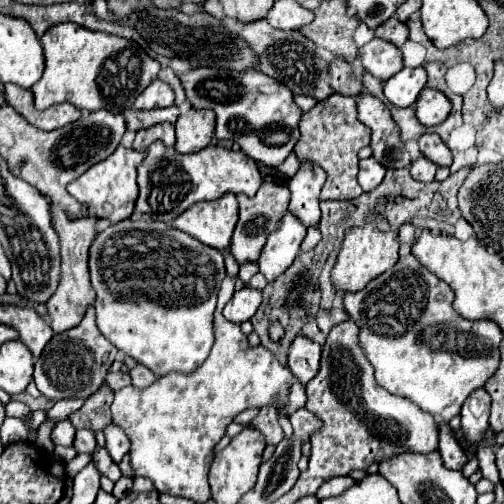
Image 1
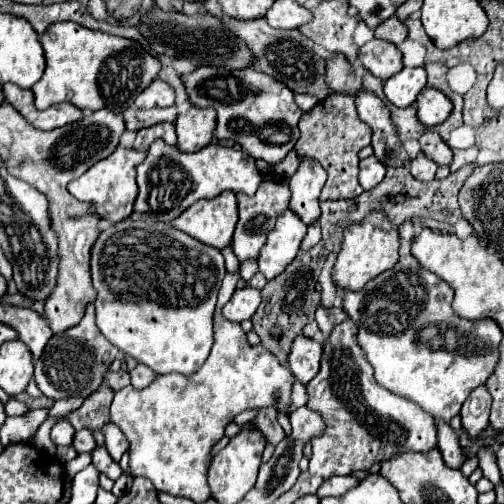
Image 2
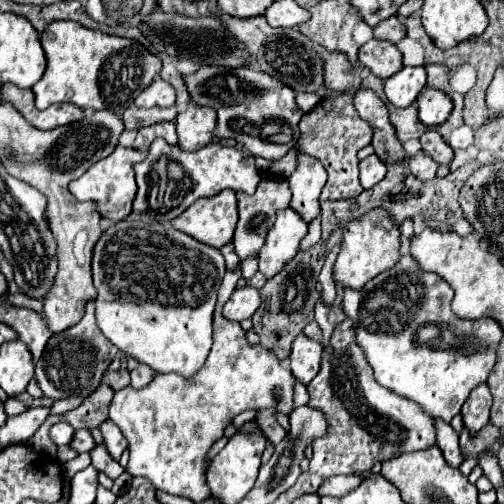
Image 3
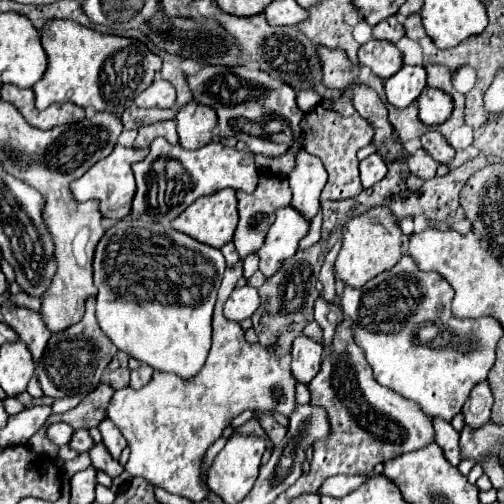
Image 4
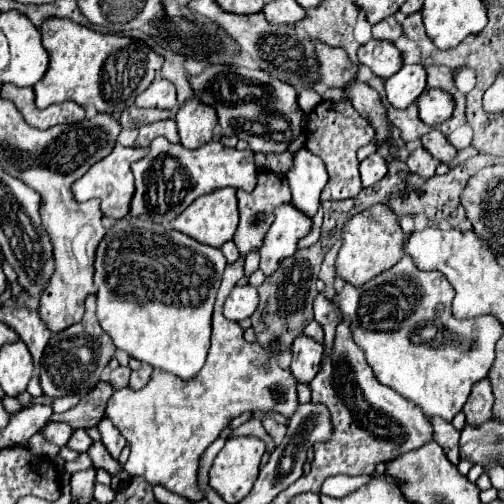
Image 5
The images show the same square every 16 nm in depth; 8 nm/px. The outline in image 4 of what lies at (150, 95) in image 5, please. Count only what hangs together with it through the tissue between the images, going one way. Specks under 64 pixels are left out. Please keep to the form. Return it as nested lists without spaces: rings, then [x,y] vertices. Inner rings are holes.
[[[156,76],[156,80],[134,100],[138,108],[172,108],[176,106],[176,90],[172,84]]]

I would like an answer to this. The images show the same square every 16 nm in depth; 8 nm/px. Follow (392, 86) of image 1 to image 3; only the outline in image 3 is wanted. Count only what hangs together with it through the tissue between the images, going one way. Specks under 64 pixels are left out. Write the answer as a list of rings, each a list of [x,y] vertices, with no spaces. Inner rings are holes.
[[[404,66],[398,74],[390,76],[384,82],[384,94],[388,102],[392,102],[394,106],[406,108],[418,98],[424,86],[426,86],[426,70],[422,66],[416,68]]]

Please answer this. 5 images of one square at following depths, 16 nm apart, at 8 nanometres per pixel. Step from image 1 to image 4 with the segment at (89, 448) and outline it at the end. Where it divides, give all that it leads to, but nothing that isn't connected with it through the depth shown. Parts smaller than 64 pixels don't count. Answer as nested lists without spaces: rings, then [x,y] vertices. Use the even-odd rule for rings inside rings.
[[[76,430],[68,446],[70,446],[72,450],[76,450],[76,452],[88,452],[88,448],[92,448],[92,444],[94,444],[94,440],[92,440],[92,436],[88,434],[88,430]]]

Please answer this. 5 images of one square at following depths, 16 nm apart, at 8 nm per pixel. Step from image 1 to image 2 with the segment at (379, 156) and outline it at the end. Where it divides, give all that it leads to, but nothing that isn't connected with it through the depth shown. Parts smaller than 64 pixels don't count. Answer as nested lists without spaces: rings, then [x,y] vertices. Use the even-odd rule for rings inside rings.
[[[368,90],[356,94],[356,108],[360,120],[364,120],[372,128],[372,148],[374,156],[382,160],[386,166],[408,166],[410,154],[402,150],[402,142],[398,138],[398,128],[390,118],[390,110],[384,102]]]

